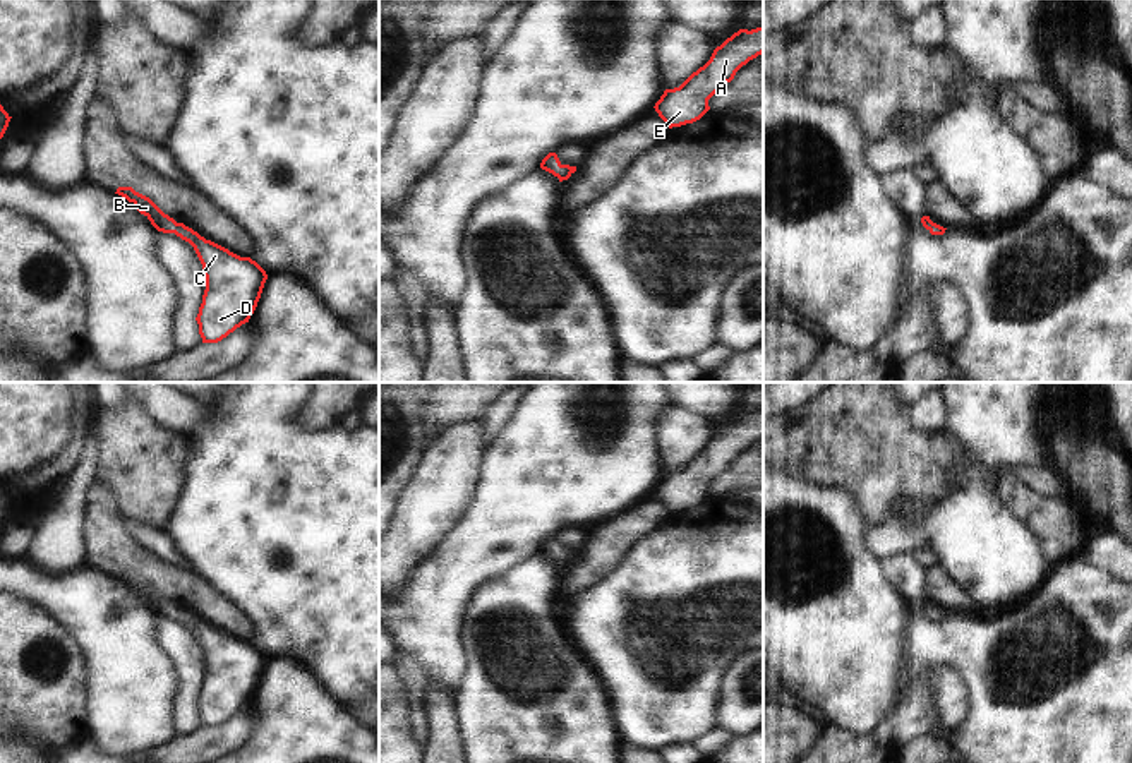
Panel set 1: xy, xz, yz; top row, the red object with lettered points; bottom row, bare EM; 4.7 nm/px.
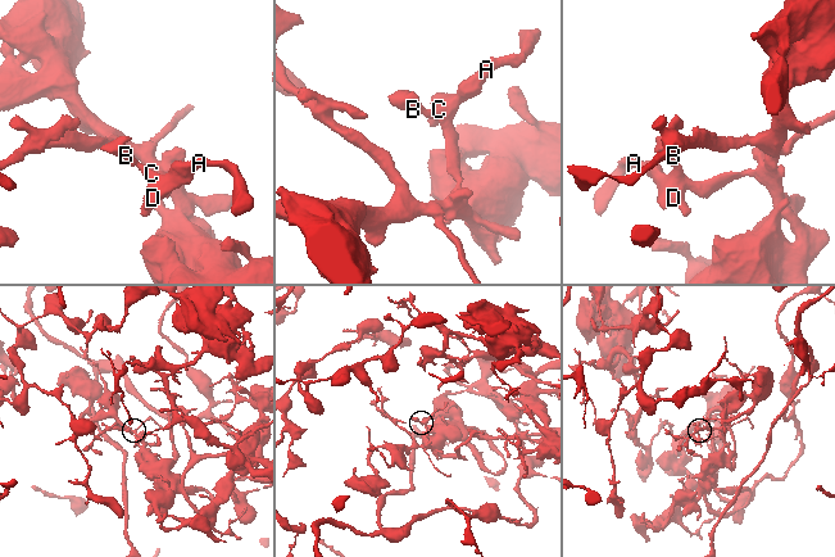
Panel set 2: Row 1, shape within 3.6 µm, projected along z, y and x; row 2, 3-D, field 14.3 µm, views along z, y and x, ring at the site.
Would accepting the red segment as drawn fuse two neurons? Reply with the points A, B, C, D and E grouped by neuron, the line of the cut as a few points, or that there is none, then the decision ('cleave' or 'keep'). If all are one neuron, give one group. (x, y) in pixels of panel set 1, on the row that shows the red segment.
A B C D E; no cut; keep

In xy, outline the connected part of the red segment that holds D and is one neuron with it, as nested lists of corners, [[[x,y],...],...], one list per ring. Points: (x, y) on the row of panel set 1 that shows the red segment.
[[[118,187],[115,194],[132,202],[158,231],[175,233],[194,247],[206,276],[206,290],[196,317],[202,343],[218,343],[249,322],[268,279],[256,261],[240,257],[184,223],[177,223],[132,187]]]

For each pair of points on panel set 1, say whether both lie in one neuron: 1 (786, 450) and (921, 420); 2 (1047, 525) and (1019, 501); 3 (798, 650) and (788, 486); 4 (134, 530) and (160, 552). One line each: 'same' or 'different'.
1: different
2: same
3: same
4: same

